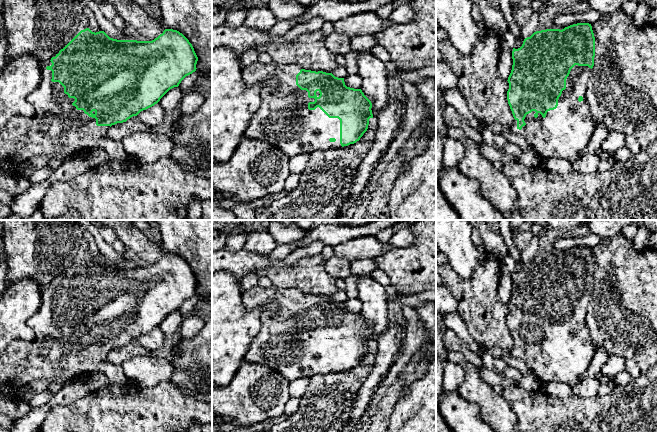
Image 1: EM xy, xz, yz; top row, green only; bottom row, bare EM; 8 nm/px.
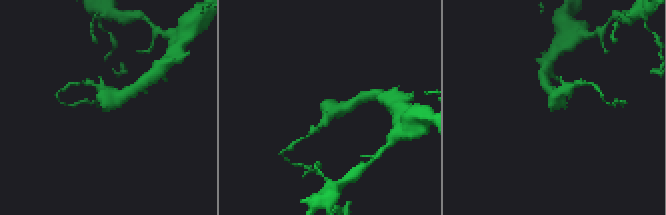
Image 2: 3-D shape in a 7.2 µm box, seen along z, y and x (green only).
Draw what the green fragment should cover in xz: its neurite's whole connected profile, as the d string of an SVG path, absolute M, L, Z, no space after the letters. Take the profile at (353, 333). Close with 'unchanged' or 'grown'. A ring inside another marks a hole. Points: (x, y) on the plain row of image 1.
M274 285L267 288L254 286L242 294L242 303L248 309L258 310L261 323L258 333L244 355L244 362L268 366L290 381L354 368L367 355L369 343L373 342L372 327L362 314L347 311L344 302L335 301L332 297L305 294L296 289L279 288Z | grown

